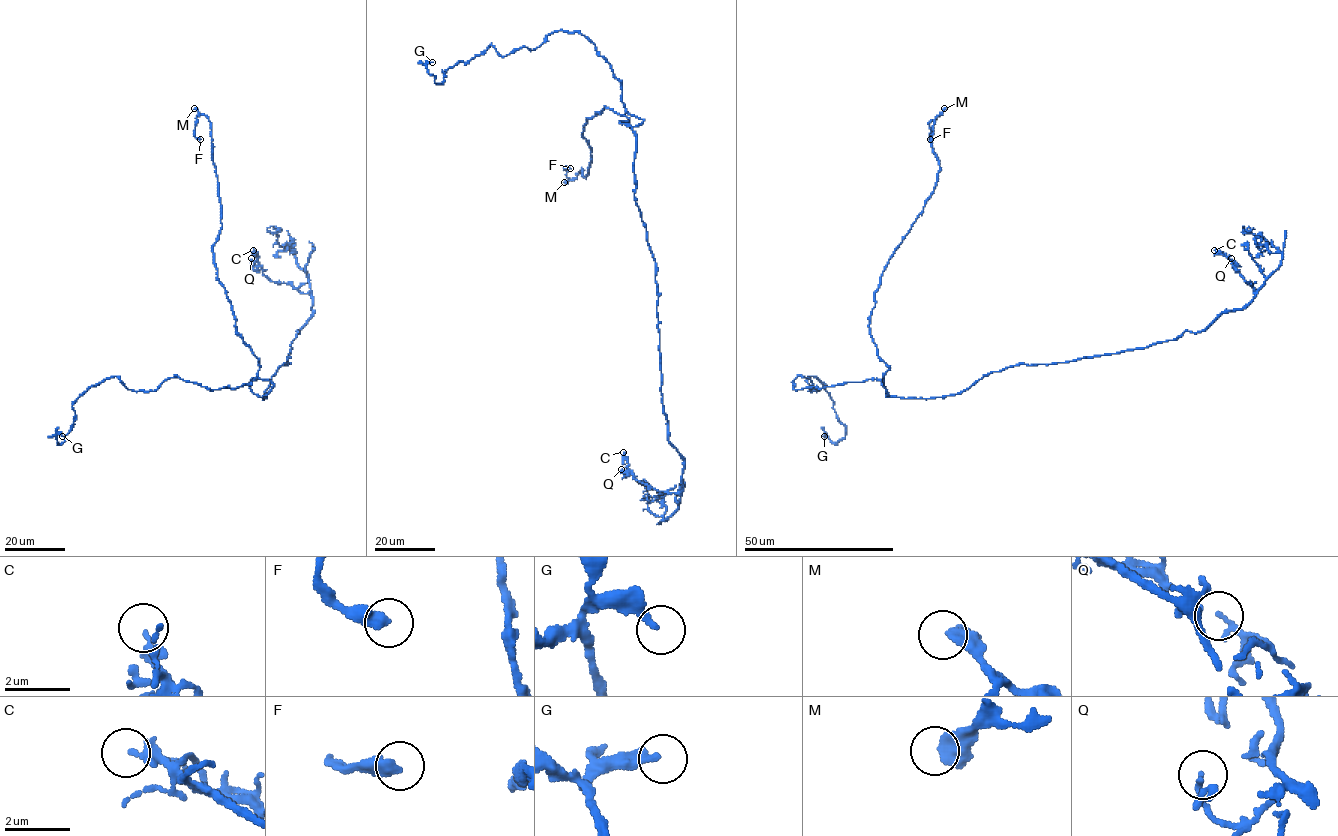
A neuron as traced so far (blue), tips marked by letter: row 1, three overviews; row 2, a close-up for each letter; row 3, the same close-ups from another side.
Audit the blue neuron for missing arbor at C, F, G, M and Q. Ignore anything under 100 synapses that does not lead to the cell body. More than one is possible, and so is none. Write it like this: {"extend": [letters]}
{"extend": []}

